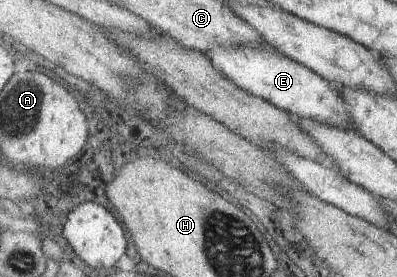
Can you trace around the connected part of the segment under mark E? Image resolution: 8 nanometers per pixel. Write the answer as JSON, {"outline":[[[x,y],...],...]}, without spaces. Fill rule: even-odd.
{"outline":[[[246,46],[238,48],[212,48],[206,55],[212,64],[238,86],[251,95],[264,98],[292,115],[304,120],[316,120],[330,128],[342,128],[348,132],[357,132],[350,108],[337,85],[326,80],[311,68],[296,62],[290,56],[273,50],[254,50]]]}

